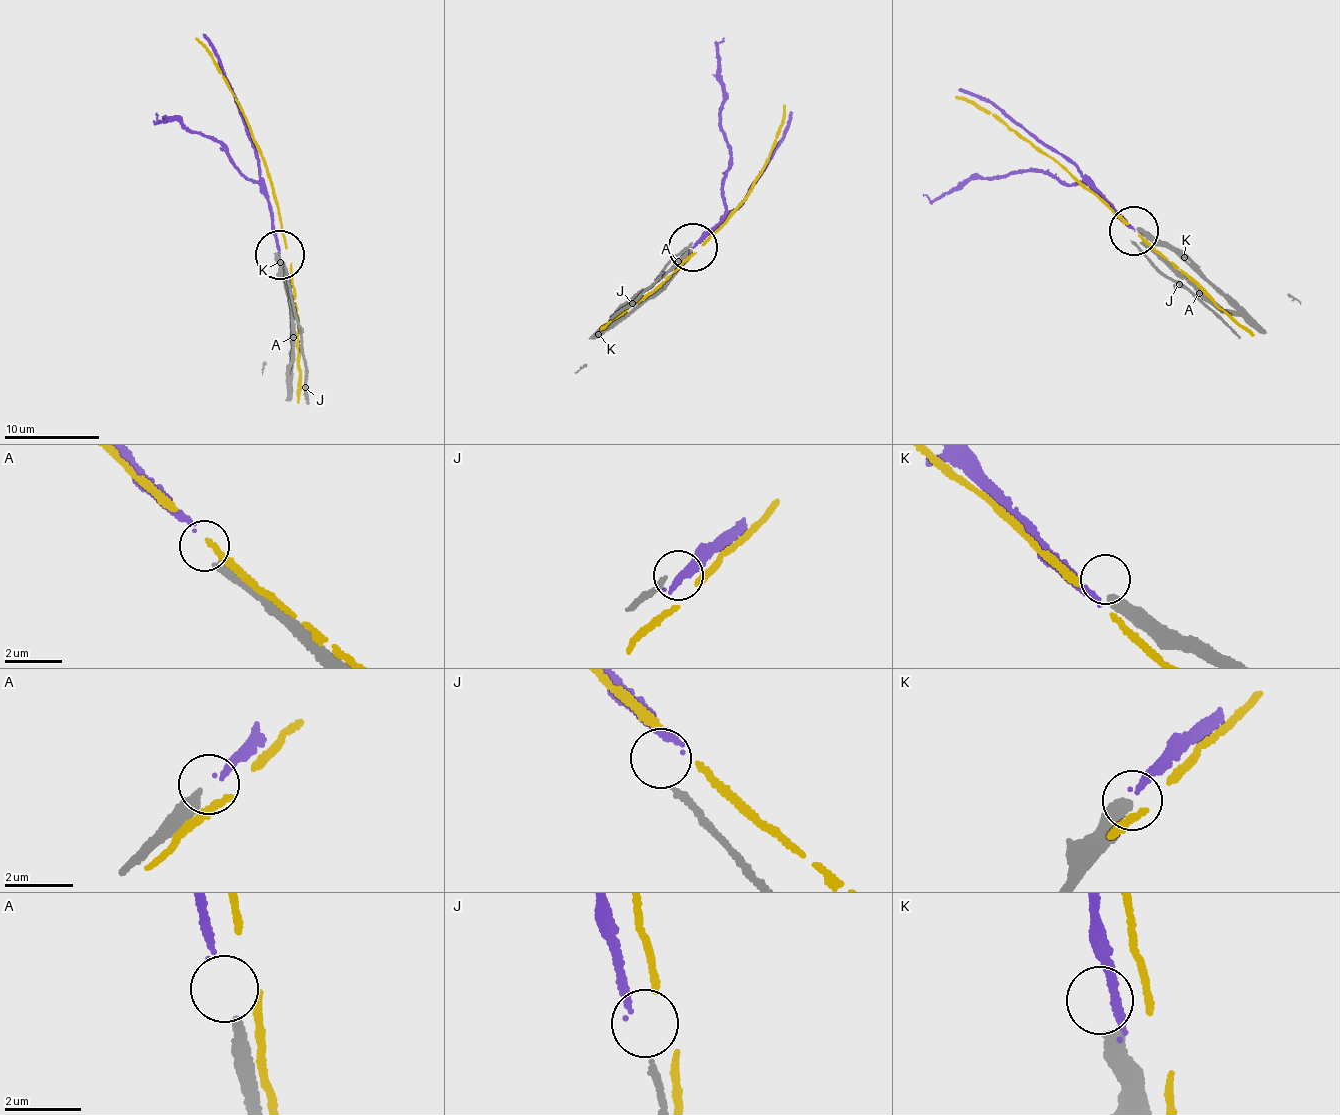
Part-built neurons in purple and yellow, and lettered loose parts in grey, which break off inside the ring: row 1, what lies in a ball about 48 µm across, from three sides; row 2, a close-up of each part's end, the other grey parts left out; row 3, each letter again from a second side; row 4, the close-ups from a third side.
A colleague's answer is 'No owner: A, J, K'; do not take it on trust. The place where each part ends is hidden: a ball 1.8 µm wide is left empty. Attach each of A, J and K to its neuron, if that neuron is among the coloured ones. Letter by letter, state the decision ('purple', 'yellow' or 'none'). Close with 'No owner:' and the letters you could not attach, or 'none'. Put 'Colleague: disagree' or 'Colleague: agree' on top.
Colleague: disagree
A: purple
J: none
K: none
No owner: J, K

